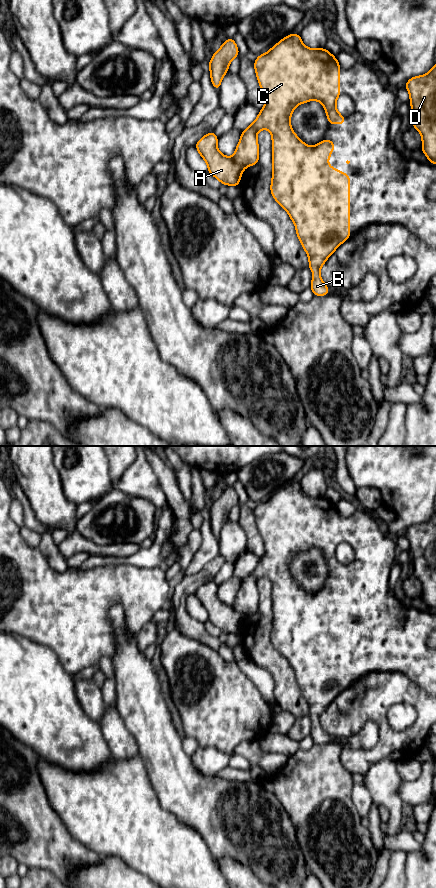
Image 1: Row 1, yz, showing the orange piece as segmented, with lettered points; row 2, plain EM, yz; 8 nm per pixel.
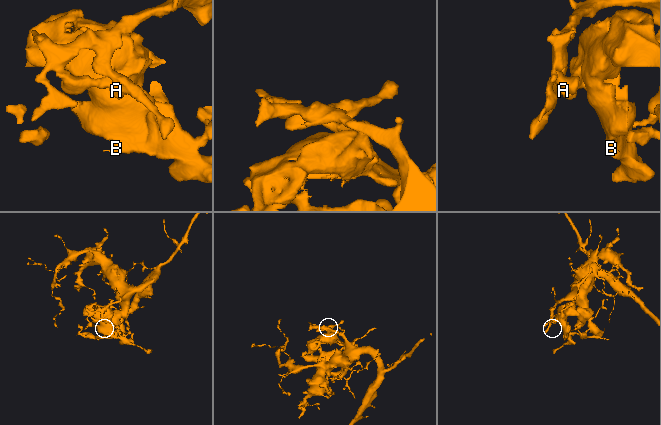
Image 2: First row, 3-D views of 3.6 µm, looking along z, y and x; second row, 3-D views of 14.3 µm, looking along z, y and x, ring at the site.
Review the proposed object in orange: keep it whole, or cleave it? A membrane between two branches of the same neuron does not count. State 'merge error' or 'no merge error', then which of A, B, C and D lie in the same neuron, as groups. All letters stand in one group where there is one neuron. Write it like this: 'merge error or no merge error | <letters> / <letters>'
merge error | A / B C D

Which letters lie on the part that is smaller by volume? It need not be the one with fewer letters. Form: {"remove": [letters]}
{"remove": ["B", "C", "D"]}

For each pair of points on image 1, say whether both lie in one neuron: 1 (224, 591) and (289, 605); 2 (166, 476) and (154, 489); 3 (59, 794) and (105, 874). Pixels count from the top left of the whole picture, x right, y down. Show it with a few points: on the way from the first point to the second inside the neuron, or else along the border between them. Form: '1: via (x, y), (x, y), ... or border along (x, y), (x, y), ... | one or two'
1: border along (241, 580), (241, 586), (232, 604) | two
2: border along (149, 462), (167, 502) | two
3: border along (101, 855), (115, 855), (124, 862) | two

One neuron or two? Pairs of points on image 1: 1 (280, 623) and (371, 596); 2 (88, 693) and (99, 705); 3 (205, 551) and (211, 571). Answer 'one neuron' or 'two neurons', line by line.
1: one neuron
2: one neuron
3: two neurons

